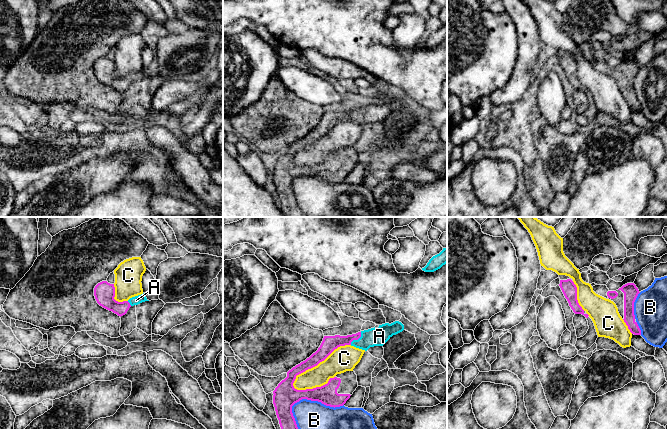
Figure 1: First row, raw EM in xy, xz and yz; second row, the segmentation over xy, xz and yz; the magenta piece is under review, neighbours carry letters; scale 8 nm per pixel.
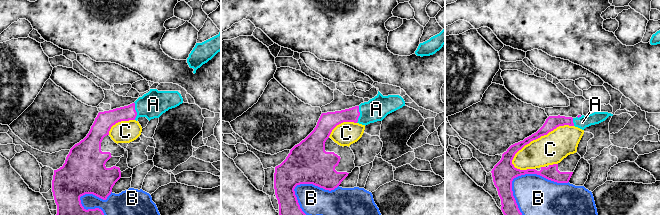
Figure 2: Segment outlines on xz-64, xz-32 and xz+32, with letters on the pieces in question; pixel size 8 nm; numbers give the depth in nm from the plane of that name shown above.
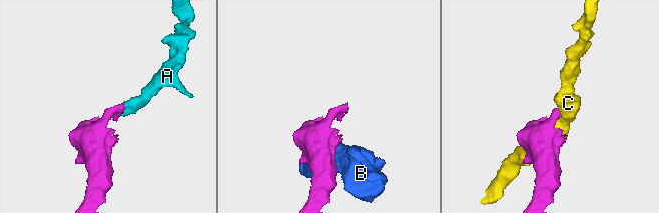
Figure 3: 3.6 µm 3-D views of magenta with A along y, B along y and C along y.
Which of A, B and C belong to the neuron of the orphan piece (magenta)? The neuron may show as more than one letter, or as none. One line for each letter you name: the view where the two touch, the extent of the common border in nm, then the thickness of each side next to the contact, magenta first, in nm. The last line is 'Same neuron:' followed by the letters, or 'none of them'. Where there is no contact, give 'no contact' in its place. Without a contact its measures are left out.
A: meets magenta in xz; contact 140 nm long; 120 nm thick on the magenta side, 150 nm on the other
Same neuron: A

